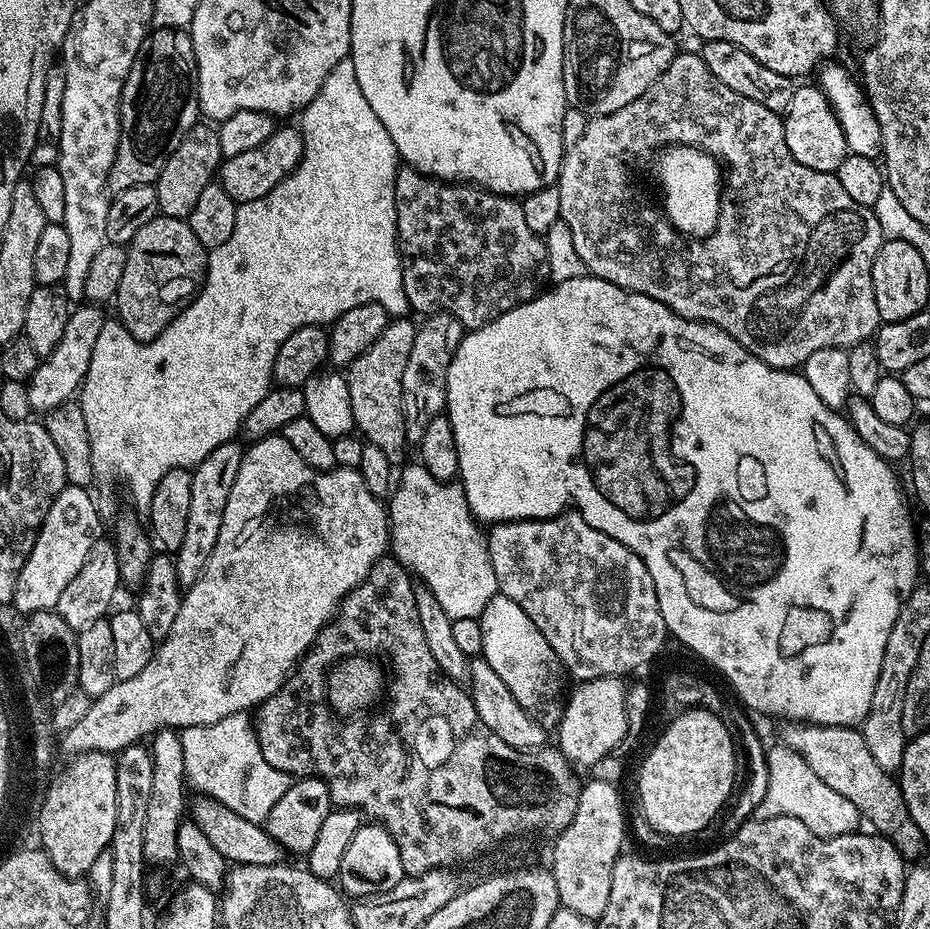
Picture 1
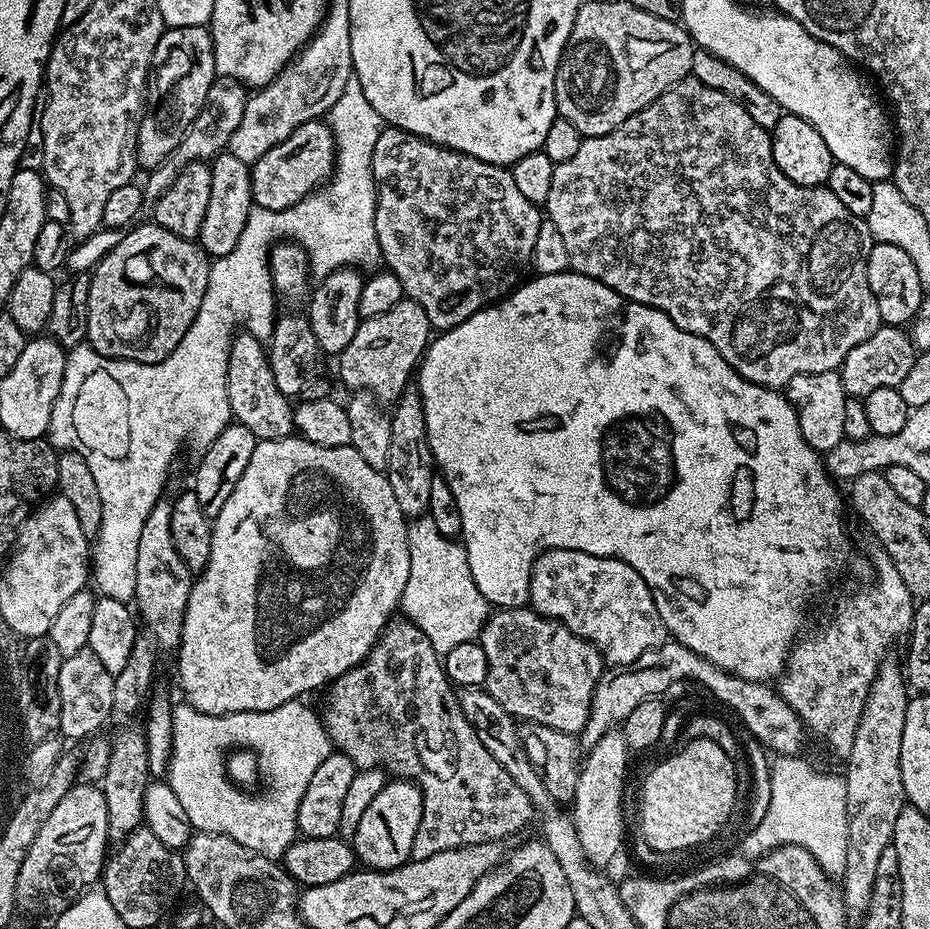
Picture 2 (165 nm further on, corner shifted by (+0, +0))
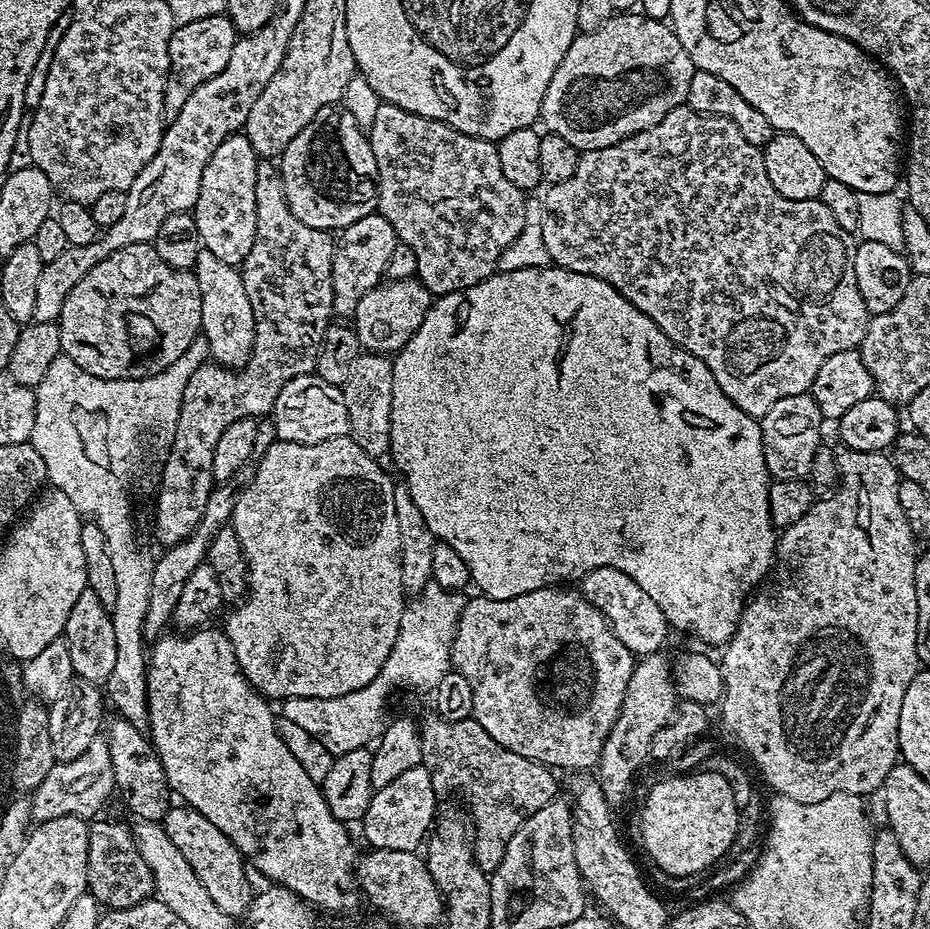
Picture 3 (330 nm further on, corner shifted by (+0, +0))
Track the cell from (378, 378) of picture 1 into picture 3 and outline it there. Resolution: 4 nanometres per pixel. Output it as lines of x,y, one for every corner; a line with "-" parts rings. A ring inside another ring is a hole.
416,276
401,280
385,279
377,284
370,294
364,295
358,302
358,310
354,317
354,327
358,334
361,349
368,354
395,354
401,352
414,338
418,326
422,326
422,318
432,308
434,297
430,290

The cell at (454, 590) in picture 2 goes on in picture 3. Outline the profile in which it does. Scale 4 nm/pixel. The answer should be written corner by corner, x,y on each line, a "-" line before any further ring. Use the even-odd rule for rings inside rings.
430,583
416,596
411,597
404,605
402,622
398,626
398,638
394,638
394,650
390,650
390,658
378,670
374,682
362,686
362,690
354,690
350,694
342,694
338,698
290,698
283,701
282,708
284,720
294,722
296,726
302,726
306,734
312,735
334,757
346,754
350,750
368,748
373,742
379,740
386,727
388,715
388,699
392,692
399,688
417,688
420,692
431,693
441,682
442,678
452,668
452,647
454,646
454,634
458,630
460,615
464,609
466,600
460,592
448,592
442,586

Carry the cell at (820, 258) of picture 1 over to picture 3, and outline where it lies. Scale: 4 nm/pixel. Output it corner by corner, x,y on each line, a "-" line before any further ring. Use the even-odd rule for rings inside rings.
687,106
675,108
662,118
662,122
658,122
658,126
650,126
650,130
642,130
609,148
583,153
574,175
566,178
566,182
551,185
547,191
542,196
542,239
546,242
549,261
555,267
593,276
614,286
614,290
621,292
630,303
638,306
638,310
642,310
642,314
649,316
664,331
666,338
694,354
694,358
706,362
710,374
714,374
718,386
722,386
722,394
726,394
738,410
757,418
764,416
778,398
808,392
826,358
838,354
838,350
859,349
868,329
870,314
866,310
866,302
862,302
862,294
858,294
858,282
854,278
857,241
853,233
838,226
837,220
819,198
782,198
766,175
763,151
750,146
750,142
742,138
742,130
738,130
730,118
710,116

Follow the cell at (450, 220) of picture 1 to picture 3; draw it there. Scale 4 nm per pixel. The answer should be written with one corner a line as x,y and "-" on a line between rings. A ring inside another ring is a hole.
380,103
374,122
368,129
368,141
374,150
374,162
378,162
378,198
376,207
380,215
394,226
394,234
399,243
410,246
414,250
414,256
418,258
416,276
426,286
426,290
432,292
433,297
445,296
451,292
461,292
478,282
482,282
487,276
497,271
498,258
522,234
522,226
526,222
526,192
525,189
514,186
514,182
508,181
506,174
502,174
502,162
498,162
498,150
491,140
483,140
470,134
462,134
454,130
446,122
438,122
434,118
426,118
422,114
414,114
410,110
402,110
402,106

